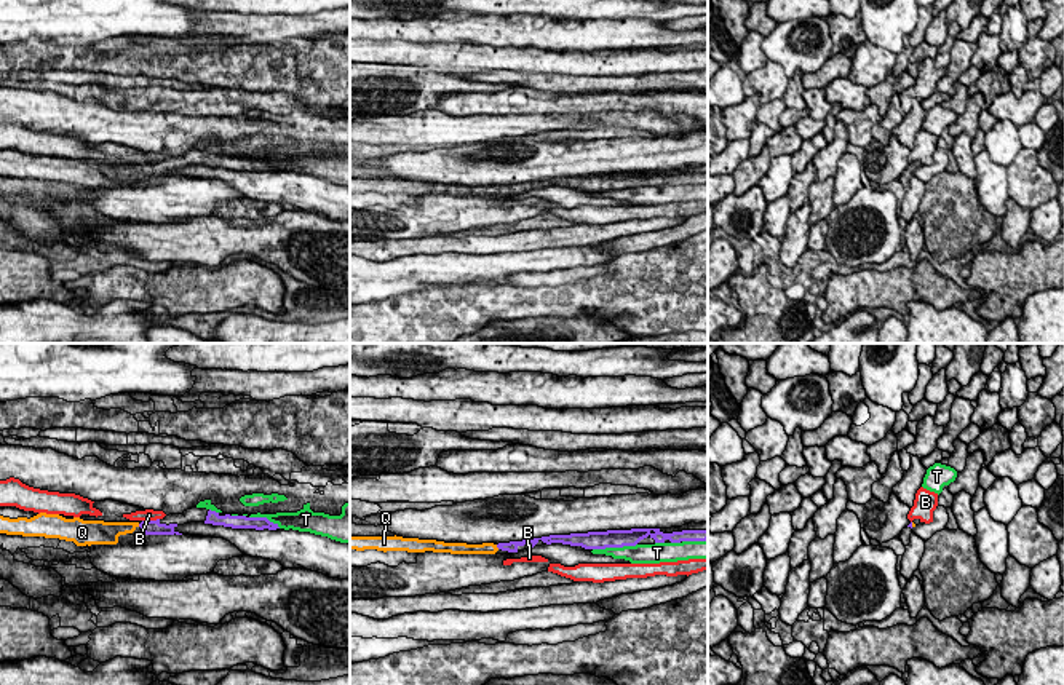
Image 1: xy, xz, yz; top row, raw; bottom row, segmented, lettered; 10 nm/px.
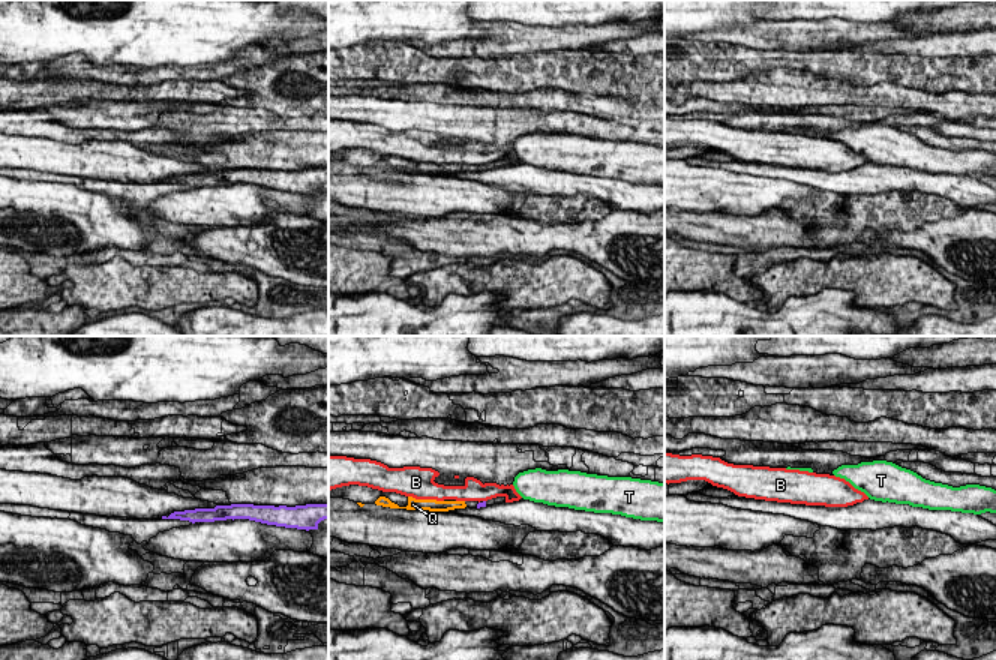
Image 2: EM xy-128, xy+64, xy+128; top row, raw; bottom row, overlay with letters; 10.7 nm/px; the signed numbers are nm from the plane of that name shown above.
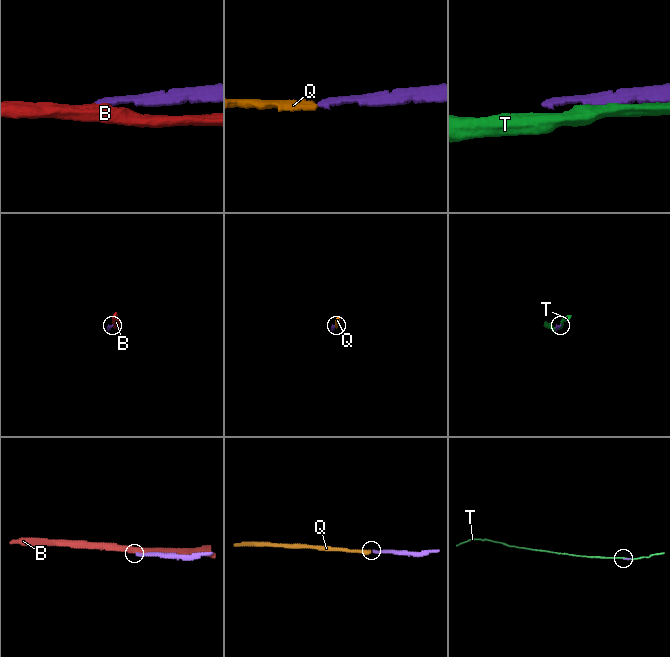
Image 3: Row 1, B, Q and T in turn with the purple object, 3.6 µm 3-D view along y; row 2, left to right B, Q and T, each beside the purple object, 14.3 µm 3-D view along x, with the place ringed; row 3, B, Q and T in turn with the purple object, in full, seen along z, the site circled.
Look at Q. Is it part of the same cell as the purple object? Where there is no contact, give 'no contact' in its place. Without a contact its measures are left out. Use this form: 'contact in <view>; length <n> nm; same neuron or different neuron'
contact in xz; length 60 nm; same neuron

